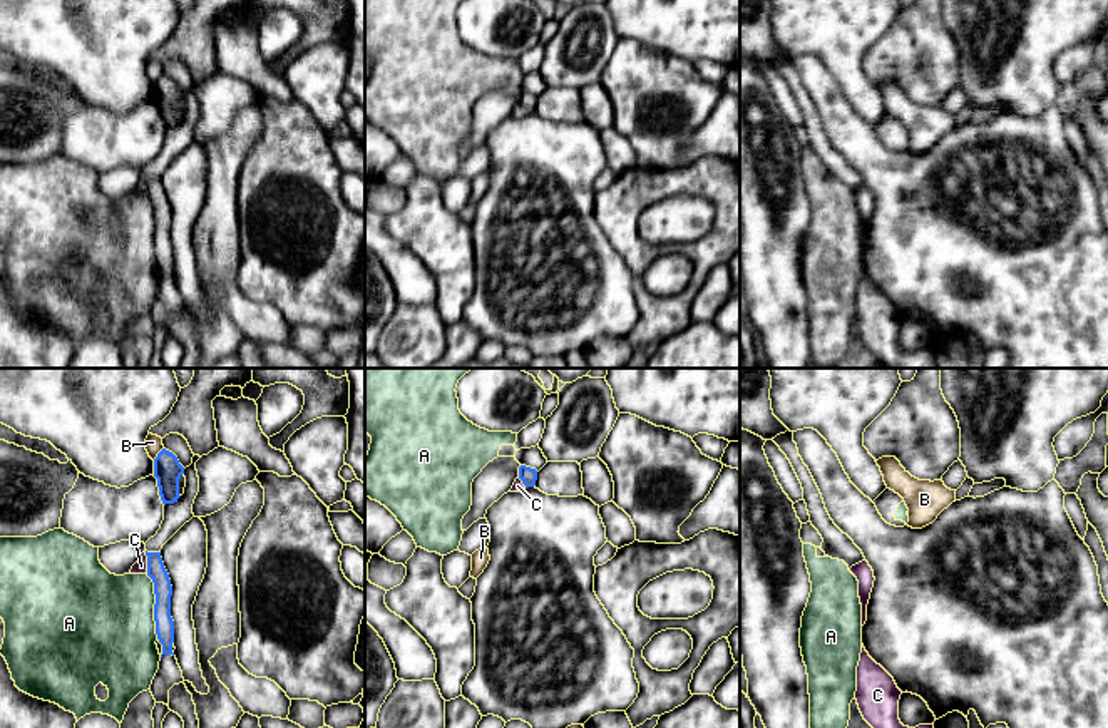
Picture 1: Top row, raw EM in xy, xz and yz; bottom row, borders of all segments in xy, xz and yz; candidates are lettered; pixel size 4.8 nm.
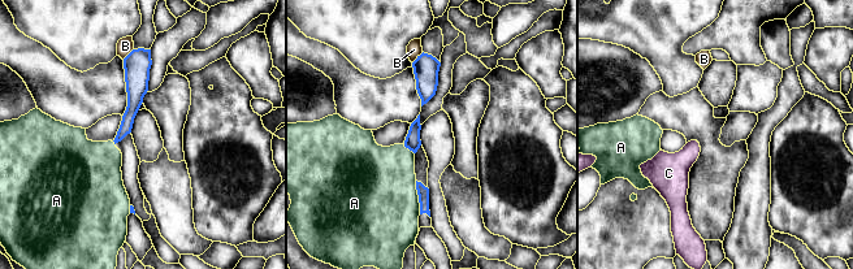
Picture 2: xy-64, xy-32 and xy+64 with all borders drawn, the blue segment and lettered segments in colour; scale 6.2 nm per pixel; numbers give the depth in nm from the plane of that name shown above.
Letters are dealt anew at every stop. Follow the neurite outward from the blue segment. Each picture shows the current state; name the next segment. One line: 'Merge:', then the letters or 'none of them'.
Merge: none of them

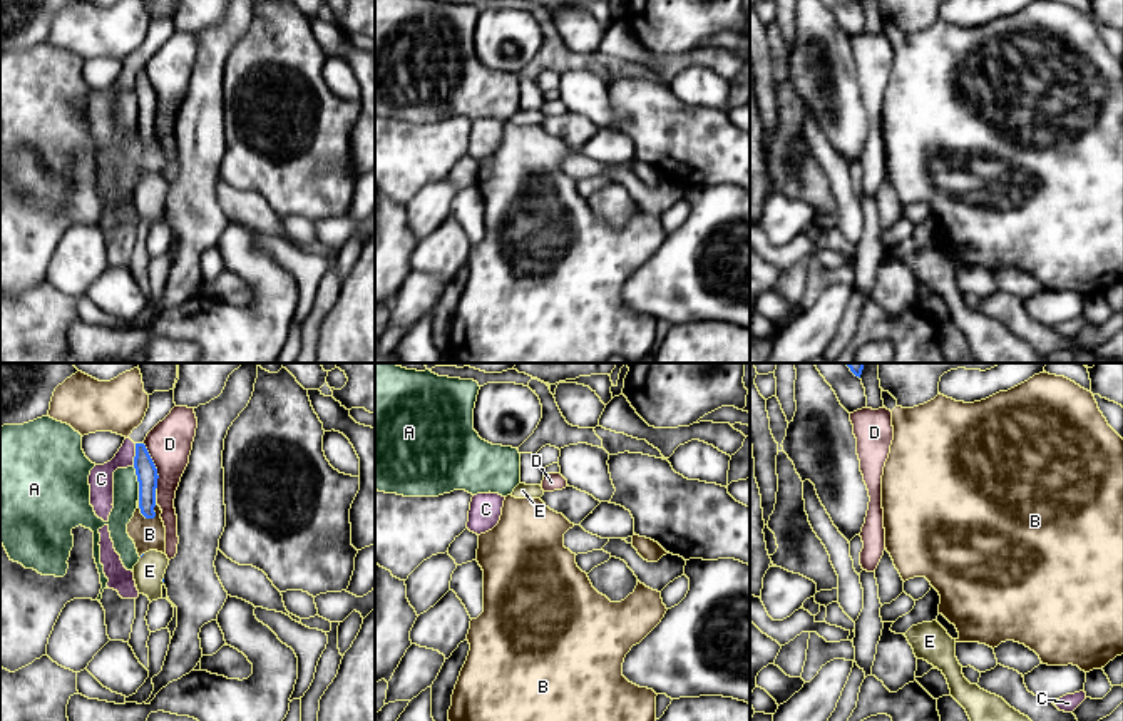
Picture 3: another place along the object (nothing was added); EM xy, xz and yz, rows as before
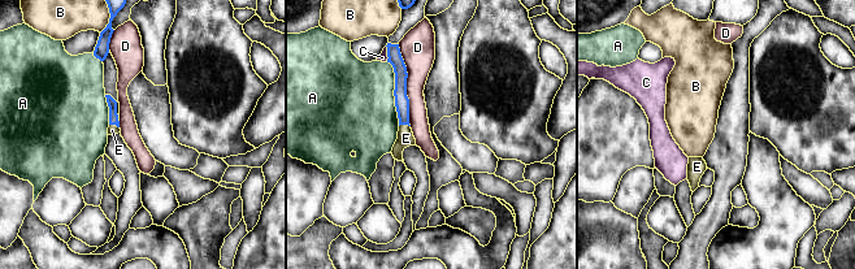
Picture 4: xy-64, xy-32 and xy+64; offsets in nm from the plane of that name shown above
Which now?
Merge: E

